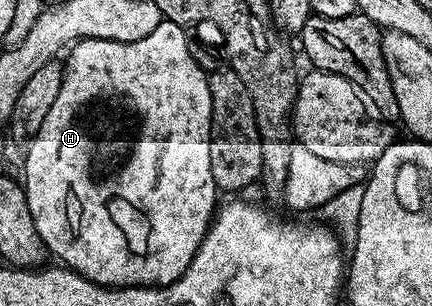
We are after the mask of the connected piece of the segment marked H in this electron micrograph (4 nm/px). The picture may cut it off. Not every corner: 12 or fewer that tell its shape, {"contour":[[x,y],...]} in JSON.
{"contour":[[182,25],[78,40],[23,183],[104,288],[166,288],[219,207]]}

